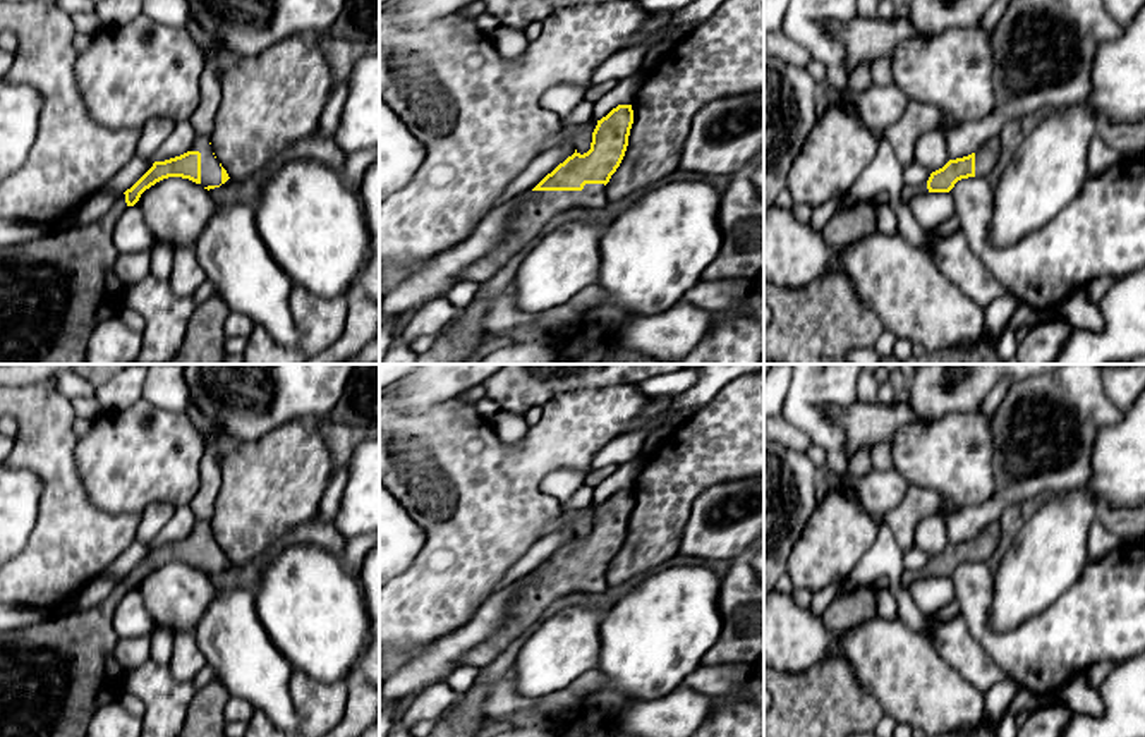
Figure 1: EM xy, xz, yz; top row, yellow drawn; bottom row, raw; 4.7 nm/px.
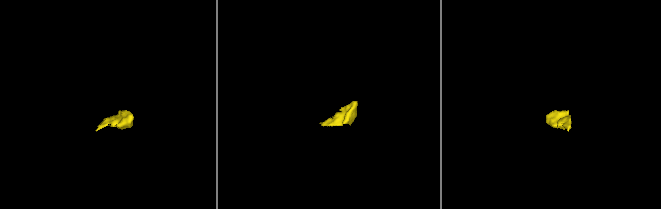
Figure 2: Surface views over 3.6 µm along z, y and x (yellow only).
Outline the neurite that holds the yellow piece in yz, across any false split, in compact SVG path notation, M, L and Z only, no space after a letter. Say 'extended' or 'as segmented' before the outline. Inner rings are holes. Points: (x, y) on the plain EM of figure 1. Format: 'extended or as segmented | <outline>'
extended | M999 522L989 524L975 538L949 545L942 553L930 558L927 565L929 577L949 577L954 569L968 562L987 562L1001 541Z

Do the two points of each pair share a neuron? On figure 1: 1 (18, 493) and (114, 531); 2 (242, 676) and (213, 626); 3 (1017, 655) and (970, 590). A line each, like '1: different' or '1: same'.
1: different
2: same
3: same

